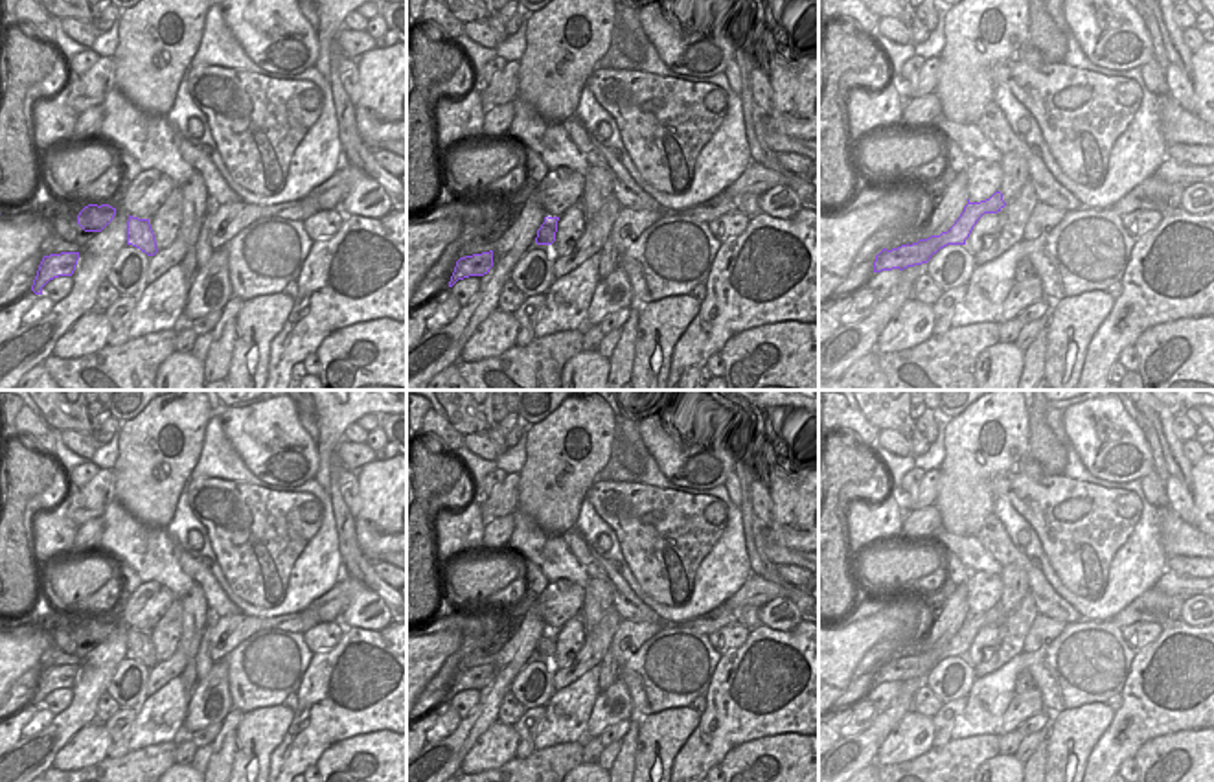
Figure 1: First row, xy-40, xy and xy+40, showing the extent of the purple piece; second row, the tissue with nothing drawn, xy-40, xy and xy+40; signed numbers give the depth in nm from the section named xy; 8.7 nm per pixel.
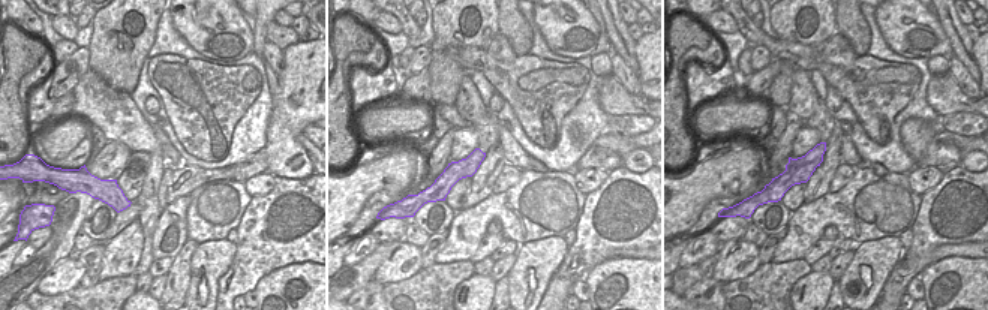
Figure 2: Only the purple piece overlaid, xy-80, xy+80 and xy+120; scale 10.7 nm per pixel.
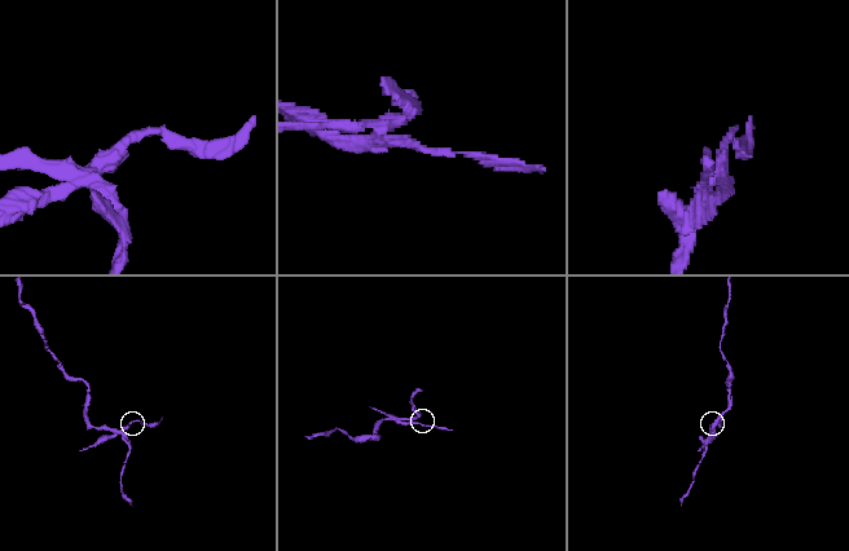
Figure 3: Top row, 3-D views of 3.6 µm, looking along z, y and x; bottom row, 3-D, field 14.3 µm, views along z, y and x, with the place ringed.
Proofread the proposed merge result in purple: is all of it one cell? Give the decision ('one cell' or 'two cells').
two cells

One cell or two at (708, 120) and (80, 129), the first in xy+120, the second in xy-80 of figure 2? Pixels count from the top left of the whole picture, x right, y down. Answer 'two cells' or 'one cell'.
one cell

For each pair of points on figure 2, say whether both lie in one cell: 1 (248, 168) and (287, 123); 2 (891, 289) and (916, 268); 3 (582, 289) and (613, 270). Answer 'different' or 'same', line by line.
1: different
2: same
3: different

